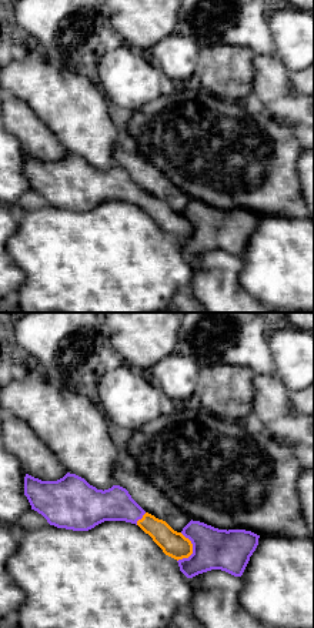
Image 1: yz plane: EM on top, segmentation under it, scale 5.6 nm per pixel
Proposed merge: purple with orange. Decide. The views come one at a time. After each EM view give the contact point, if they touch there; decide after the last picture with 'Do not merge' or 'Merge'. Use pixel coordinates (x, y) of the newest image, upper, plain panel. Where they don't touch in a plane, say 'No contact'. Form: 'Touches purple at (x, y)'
Touches purple at (193, 230)

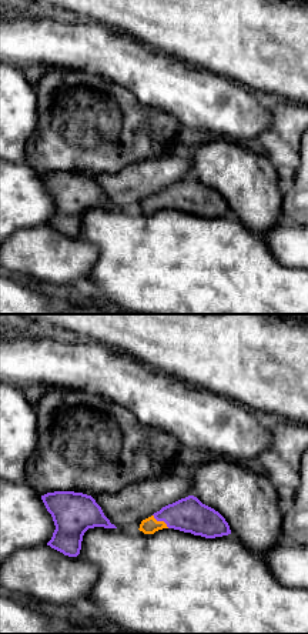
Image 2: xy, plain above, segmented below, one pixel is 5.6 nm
Touches purple at (160, 200)

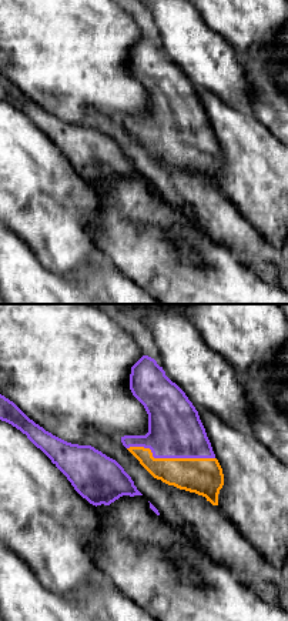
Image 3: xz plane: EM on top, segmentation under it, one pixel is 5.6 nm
Touches purple at (170, 137)

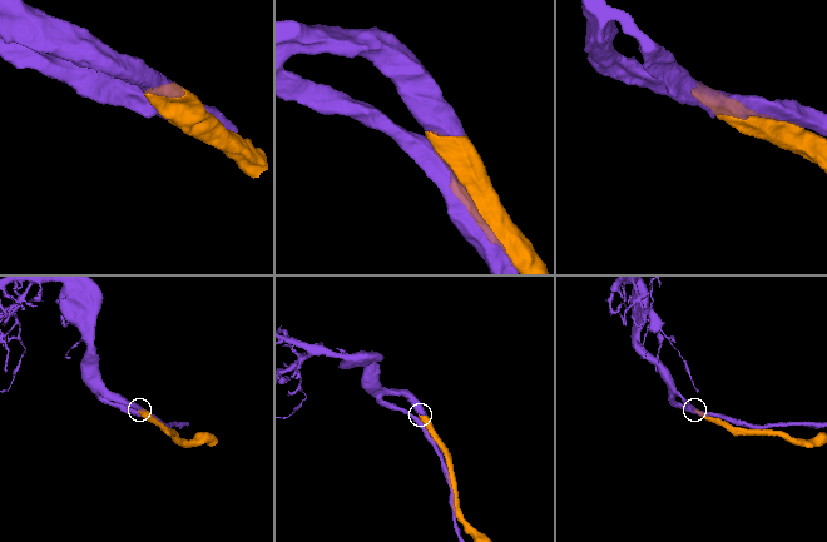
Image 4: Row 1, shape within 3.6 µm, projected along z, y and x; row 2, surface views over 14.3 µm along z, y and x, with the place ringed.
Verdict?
Merge

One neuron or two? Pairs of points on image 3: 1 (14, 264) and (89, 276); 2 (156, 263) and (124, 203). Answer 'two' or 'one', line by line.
1: one
2: one

